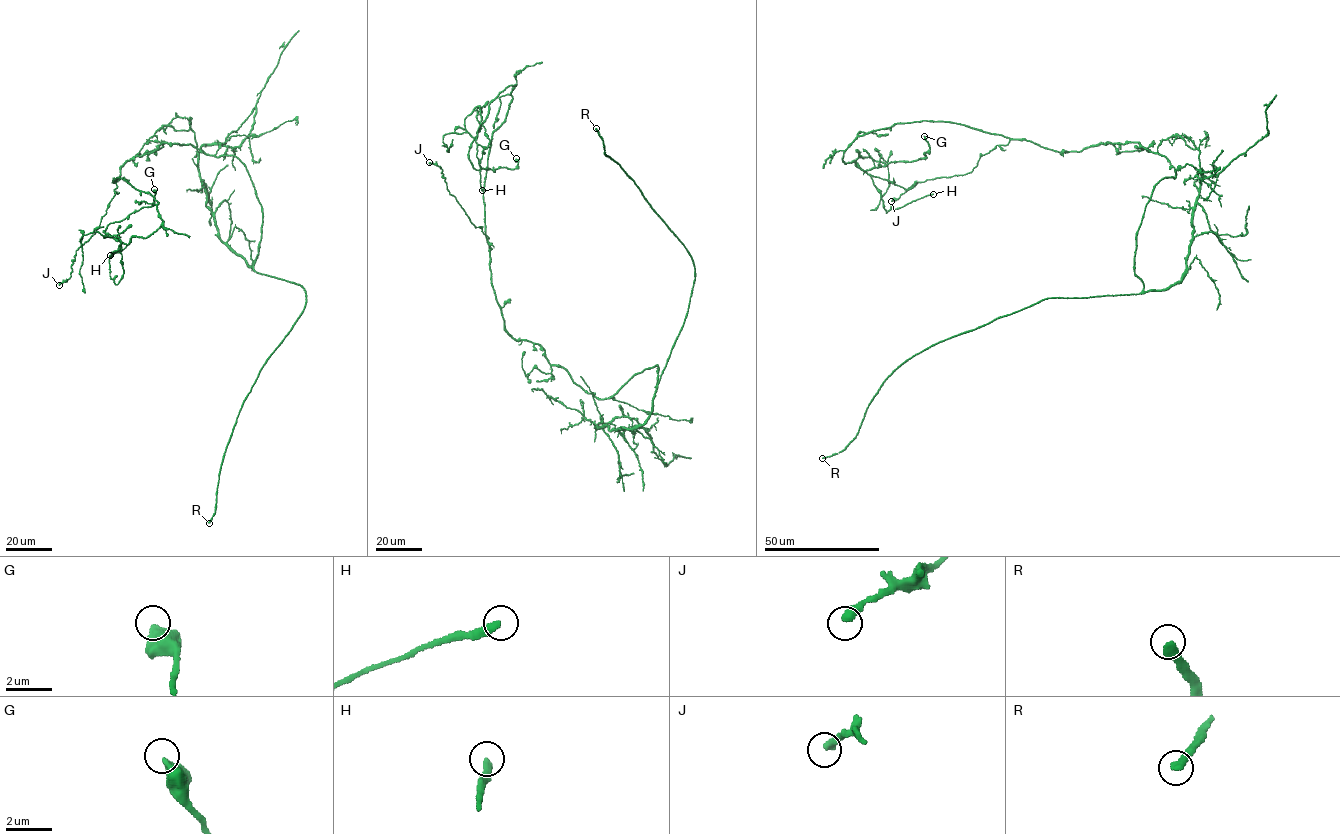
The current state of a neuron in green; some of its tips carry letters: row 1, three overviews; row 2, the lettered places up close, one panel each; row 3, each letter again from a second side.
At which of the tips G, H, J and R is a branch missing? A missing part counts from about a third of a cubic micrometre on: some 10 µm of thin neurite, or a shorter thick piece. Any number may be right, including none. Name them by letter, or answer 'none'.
R

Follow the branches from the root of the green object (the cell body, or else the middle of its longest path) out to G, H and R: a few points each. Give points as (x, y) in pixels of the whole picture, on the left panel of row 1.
G: (187, 144), (133, 156), (113, 179), (153, 196), (162, 225), (127, 244), (104, 232), (150, 207), (154, 189)
H: (187, 144), (121, 168), (162, 223), (105, 235), (117, 284), (110, 255)
R: (187, 144), (236, 156), (244, 165), (263, 213), (253, 269), (297, 284), (307, 299), (243, 403), (209, 523)

